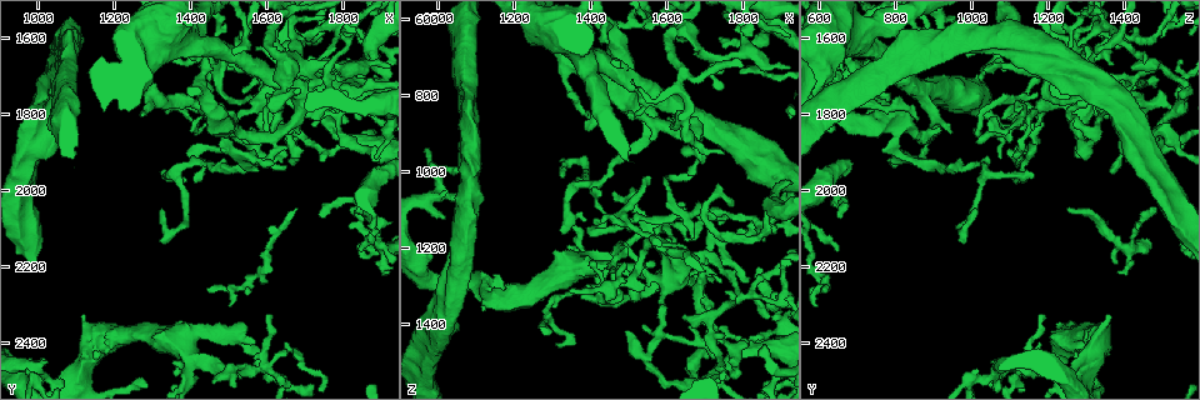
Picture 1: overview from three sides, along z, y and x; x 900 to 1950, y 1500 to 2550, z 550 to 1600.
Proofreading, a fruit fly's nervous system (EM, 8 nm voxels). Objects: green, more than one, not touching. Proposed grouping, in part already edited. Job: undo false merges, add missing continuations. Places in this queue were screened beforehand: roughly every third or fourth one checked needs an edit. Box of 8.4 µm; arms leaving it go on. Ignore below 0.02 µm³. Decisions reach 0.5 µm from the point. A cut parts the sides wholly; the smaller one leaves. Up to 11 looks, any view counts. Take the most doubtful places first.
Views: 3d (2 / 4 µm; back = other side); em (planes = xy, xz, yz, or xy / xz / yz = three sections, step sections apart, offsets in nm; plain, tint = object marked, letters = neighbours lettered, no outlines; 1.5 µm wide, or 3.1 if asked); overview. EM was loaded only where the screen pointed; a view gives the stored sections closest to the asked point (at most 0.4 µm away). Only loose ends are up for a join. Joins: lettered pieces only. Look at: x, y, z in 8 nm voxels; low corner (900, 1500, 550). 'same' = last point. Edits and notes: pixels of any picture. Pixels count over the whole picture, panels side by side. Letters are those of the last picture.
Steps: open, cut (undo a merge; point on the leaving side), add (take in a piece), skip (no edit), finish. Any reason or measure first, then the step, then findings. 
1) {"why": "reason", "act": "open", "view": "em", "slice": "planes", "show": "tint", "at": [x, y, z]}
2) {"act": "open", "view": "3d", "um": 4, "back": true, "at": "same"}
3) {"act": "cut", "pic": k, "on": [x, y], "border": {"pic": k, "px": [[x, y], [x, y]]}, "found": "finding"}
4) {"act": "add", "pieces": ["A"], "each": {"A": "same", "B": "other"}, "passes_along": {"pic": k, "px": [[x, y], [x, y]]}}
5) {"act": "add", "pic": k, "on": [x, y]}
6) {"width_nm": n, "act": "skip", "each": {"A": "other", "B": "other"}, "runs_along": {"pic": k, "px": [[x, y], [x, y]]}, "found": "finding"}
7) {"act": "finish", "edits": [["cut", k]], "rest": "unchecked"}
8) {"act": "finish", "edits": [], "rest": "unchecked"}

{"why": "sharp bend", "act": "open", "view": "em", "slice": "planes", "show": "letters", "at": [1405, 2480, 1235]}

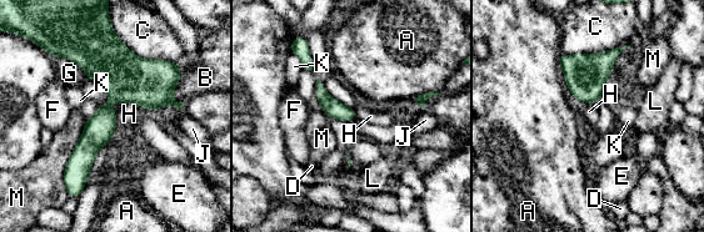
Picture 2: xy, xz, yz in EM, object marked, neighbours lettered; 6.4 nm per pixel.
{"act": "skip", "each": {"A": "other", "B": "other", "C": "other", "D": "other", "E": "other", "F": "other", "G": "other", "H": "other", "J": "other", "K": "other", "L": "other", "M": "other"}, "found": "all the same cell"}

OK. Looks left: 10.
{"why": "thin end", "act": "open", "view": "em", "slice": "yz", "step": 4, "show": "letters", "at": [1400, 1820, 855]}

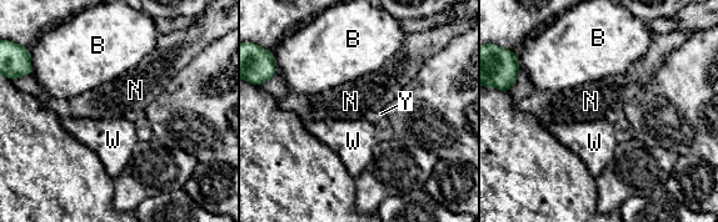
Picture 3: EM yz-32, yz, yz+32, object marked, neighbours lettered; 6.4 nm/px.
{"act": "open", "view": "em", "slice": "planes", "show": "letters", "at": "same"}

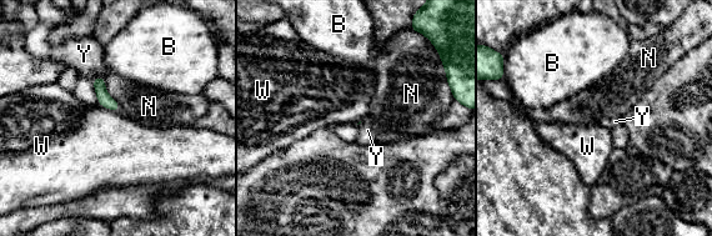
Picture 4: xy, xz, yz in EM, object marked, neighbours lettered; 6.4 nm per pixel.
{"longest_contact_nm": ["N", 240], "act": "skip", "each": {"B": "other", "N": "other", "W": "other", "Y": "other"}, "border": {"pic": 4, "px": [[99, 104], [120, 111]]}, "found": "none of them fits"}

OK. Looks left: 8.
{"why": "tapers out", "act": "open", "view": "3d", "um": 2, "back": true, "at": [1850, 2050, 1250]}

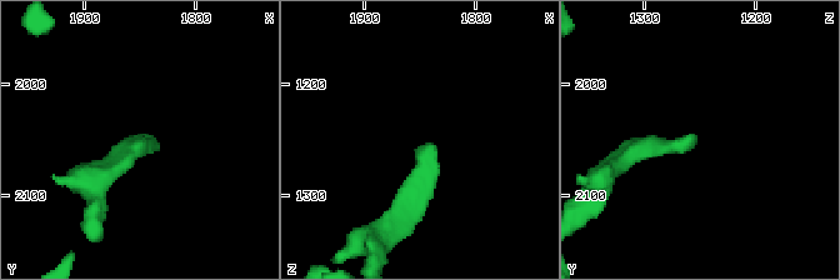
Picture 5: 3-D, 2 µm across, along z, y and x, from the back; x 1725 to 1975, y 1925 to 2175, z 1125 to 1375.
{"act": "open", "view": "em", "slice": "planes", "show": "letters", "at": [1844, 2044, 1254]}

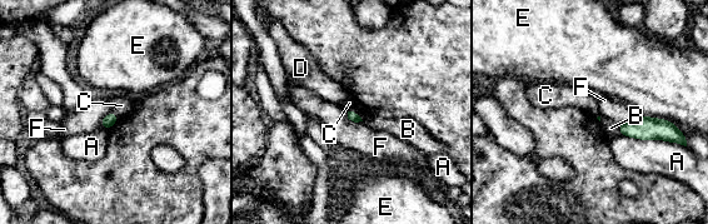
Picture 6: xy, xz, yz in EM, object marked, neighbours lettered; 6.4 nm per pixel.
{"act": "skip", "each": {"A": "other", "B": "other", "C": "other", "D": "other", "E": "other", "F": "other"}, "found": "none of them fits"}

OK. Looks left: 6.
{"why": "abrupt turn", "act": "open", "view": "em", "slice": "planes", "show": "letters", "at": [1290, 1625, 1355]}

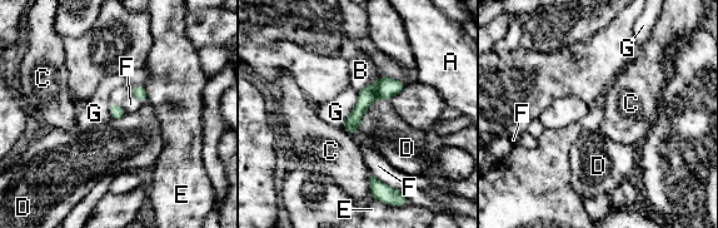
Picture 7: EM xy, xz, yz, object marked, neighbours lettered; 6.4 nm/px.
{"act": "skip", "each": {"A": "other", "B": "other", "C": "other", "D": "other", "E": "other", "F": "other", "G": "other"}, "runs_along": {"pic": 7, "px": [[400, 85], [377, 90], [347, 127]]}, "found": "all the same cell"}

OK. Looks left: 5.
{"act": "finish", "edits": [], "rest": "unchecked"}

